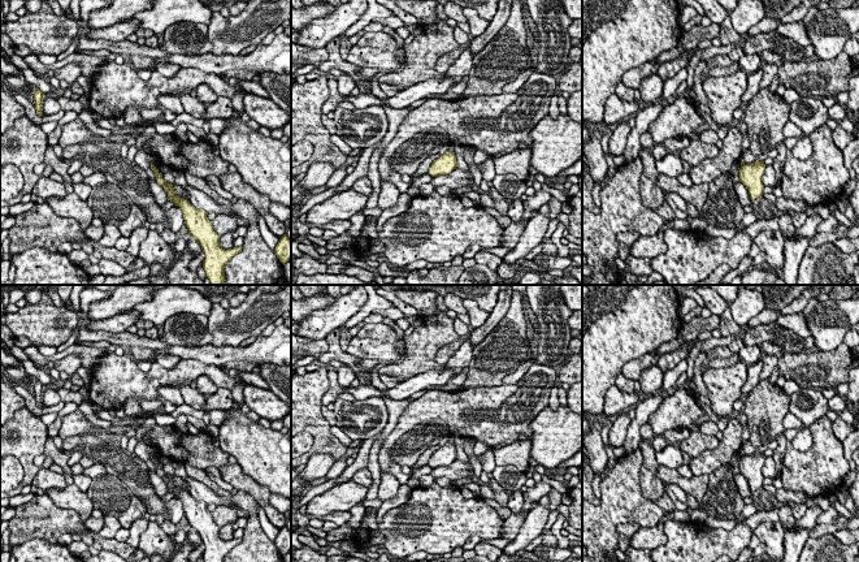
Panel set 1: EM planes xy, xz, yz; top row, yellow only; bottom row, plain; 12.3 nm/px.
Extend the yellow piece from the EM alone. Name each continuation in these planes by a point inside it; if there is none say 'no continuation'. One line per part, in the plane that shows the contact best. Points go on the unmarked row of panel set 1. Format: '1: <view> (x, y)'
no continuation

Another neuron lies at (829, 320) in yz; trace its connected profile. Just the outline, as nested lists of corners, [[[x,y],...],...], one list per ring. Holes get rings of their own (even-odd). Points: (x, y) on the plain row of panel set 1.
[[[812,297],[802,312],[815,346],[820,351],[833,351],[843,343],[849,328],[859,324],[859,298],[819,302]]]

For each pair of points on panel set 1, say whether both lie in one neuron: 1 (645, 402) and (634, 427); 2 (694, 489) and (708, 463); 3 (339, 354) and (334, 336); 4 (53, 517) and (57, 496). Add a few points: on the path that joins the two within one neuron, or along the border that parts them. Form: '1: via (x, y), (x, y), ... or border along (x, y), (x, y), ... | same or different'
1: via (645, 409), (638, 420) | same
2: border along (693, 474), (708, 475) | different
3: via (335, 350), (334, 340) | same
4: border along (46, 492), (57, 506), (73, 509), (82, 522) | different

